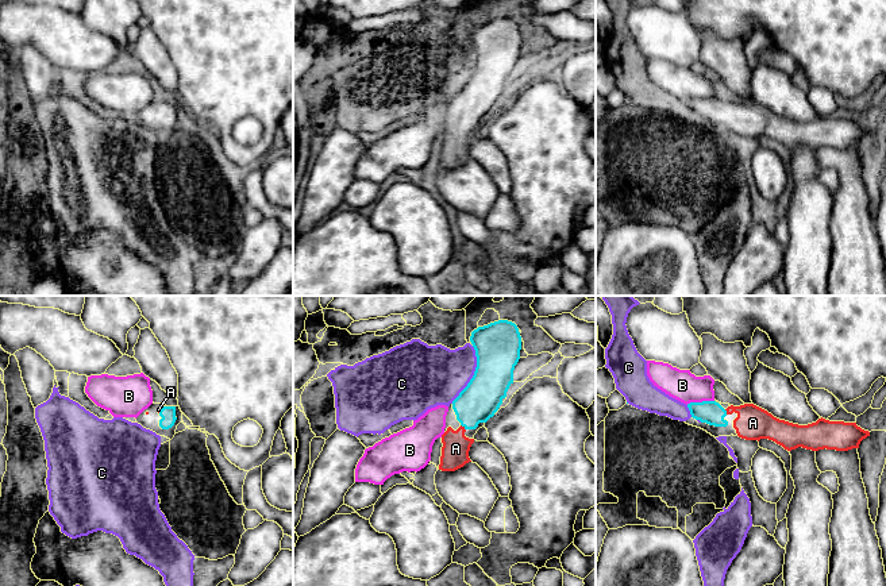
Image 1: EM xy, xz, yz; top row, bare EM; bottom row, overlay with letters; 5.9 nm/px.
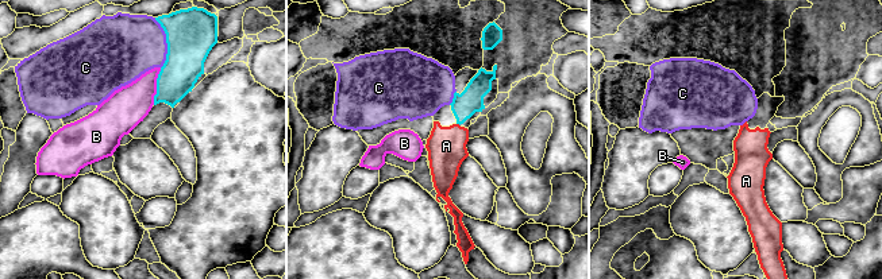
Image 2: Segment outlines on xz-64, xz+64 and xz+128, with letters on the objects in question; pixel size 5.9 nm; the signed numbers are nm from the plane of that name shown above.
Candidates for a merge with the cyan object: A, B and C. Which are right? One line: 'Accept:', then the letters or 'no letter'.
Accept: A

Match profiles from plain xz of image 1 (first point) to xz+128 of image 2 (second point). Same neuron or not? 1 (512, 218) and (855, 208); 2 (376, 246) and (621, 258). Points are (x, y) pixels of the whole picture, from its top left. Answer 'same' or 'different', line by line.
1: same
2: same

